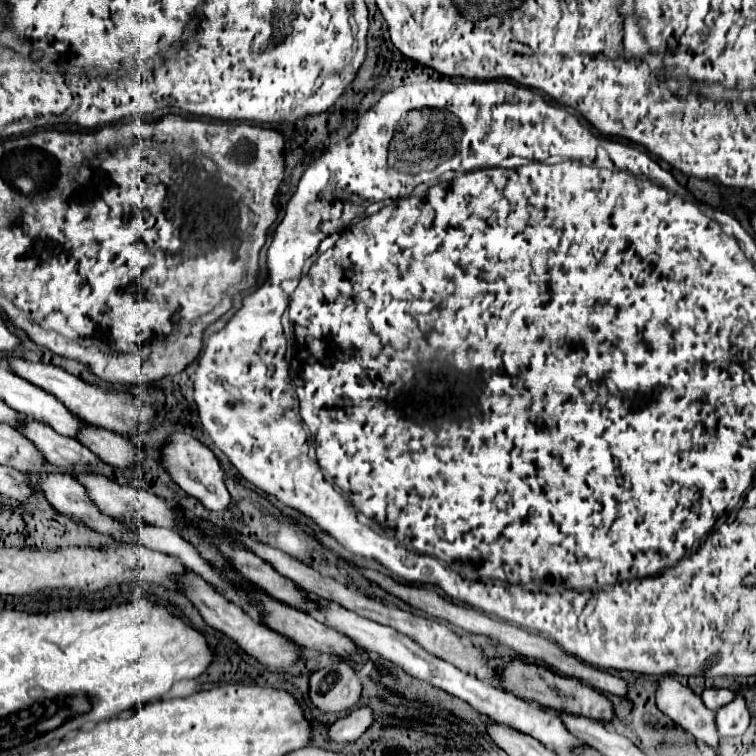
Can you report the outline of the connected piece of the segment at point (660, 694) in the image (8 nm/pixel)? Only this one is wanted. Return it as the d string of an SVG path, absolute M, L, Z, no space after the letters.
M663 676L657 686L657 706L685 732L717 750L719 732L715 728L715 712L705 708L703 700L675 676Z

